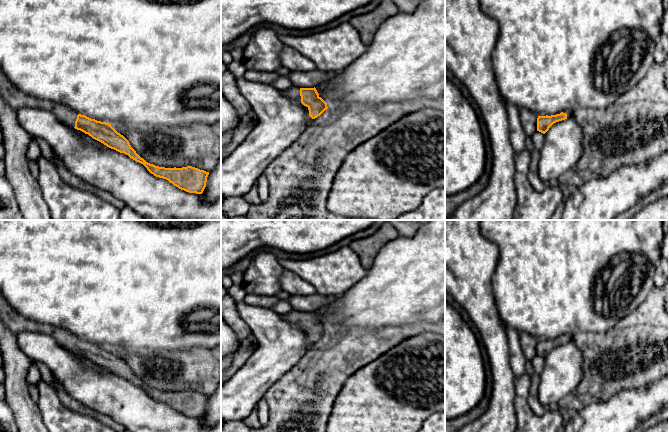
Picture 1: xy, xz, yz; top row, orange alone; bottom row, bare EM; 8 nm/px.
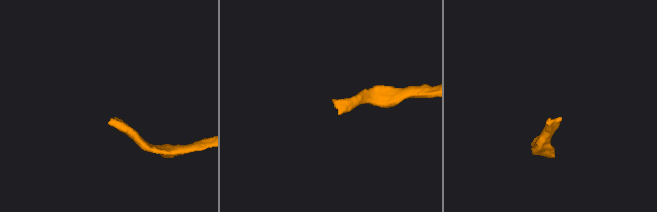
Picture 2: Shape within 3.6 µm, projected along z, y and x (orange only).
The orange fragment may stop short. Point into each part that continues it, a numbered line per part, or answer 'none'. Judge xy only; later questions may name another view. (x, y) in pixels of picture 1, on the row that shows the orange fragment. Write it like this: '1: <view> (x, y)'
1: xy (13, 97)

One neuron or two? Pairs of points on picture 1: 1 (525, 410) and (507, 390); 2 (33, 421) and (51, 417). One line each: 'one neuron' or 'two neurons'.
1: two neurons
2: two neurons

